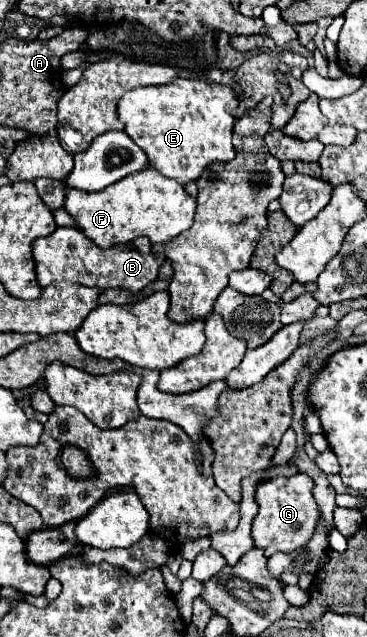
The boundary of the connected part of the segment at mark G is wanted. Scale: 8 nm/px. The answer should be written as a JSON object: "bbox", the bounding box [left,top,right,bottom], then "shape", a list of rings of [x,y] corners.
{"bbox":[252,472,320,556],"shape":[[[302,472],[290,478],[276,476],[258,484],[256,502],[260,510],[252,524],[252,538],[256,548],[264,550],[266,556],[272,556],[276,552],[294,552],[308,544],[320,520],[320,510],[312,496],[312,488],[314,480]]]}

